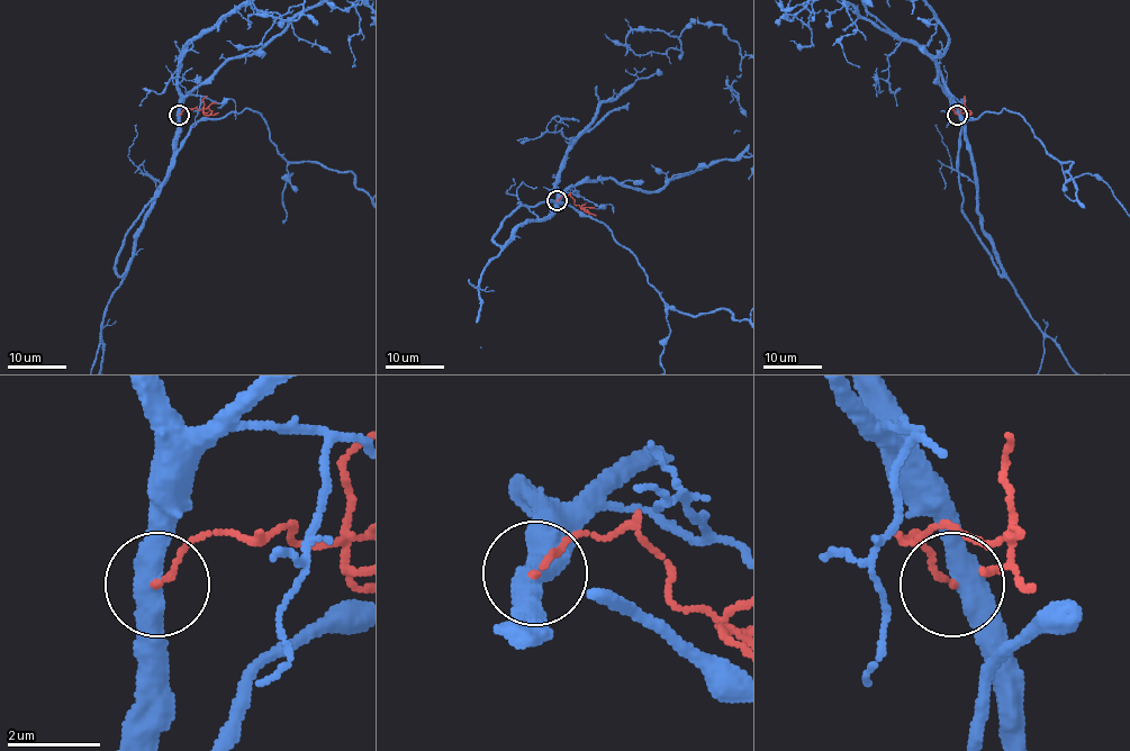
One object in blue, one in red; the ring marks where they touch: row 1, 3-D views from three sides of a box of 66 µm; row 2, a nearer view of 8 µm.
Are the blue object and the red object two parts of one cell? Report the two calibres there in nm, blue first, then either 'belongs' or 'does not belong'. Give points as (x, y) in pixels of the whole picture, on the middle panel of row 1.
calibres 480 and 120 nm; does not belong

